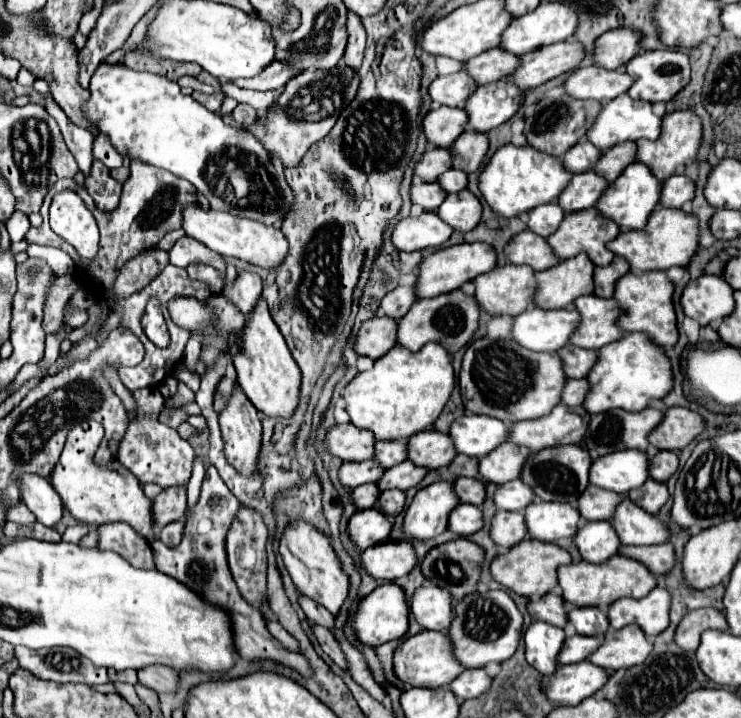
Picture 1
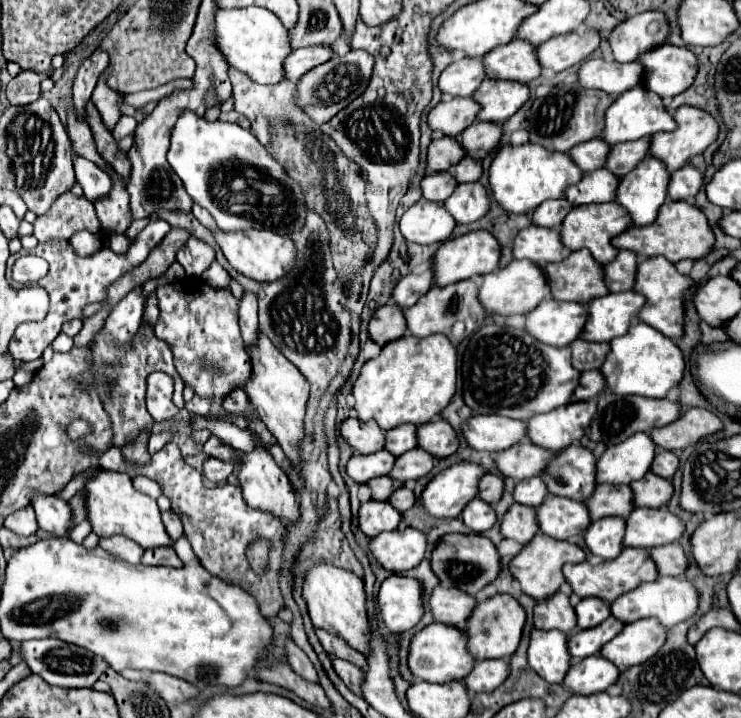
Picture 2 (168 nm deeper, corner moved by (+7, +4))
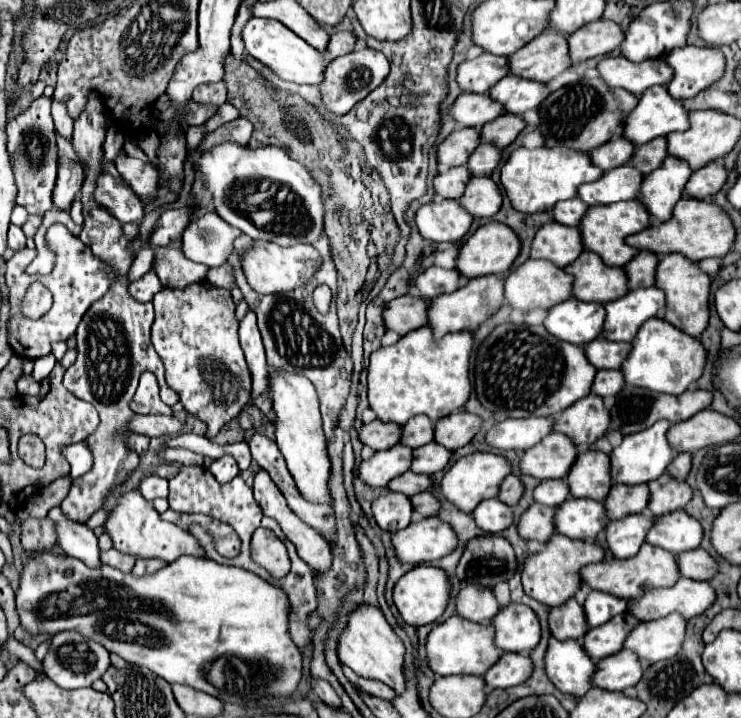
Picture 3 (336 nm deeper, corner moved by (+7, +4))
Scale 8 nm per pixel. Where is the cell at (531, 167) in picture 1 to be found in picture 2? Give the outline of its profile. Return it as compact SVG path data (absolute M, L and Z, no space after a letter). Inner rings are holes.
M505 144L497 150L491 162L489 188L491 188L493 198L505 212L525 214L525 212L533 212L541 202L549 198L561 198L563 190L579 182L581 176L583 172L571 160L569 154L549 152L537 144L523 144L523 146Z

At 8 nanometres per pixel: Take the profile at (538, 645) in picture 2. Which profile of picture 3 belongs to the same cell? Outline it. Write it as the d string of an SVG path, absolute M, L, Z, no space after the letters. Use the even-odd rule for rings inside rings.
M551 638L545 662L549 680L561 692L581 698L591 688L591 674L595 674L595 664L591 658L587 658L581 642L559 642Z

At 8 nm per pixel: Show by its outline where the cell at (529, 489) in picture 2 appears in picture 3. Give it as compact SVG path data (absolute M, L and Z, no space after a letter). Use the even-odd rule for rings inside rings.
M545 480L541 486L533 492L535 500L547 506L559 506L559 502L567 500L567 482L563 480Z

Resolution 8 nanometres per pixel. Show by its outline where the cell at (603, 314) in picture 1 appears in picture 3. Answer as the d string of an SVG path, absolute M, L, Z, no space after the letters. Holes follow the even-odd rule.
M639 288L631 290L623 298L605 304L607 320L603 328L603 338L617 342L631 342L639 326L657 316L665 308L665 294L659 288Z

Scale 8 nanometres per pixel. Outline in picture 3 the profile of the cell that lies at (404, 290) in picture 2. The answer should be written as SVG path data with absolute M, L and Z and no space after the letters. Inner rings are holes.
M431 266L415 278L413 292L431 300L439 294L455 292L459 286L461 286L461 276L457 270L445 270L439 266Z

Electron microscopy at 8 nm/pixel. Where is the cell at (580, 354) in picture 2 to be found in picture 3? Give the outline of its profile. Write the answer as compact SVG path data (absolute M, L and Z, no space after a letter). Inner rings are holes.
M597 338L585 346L585 354L597 370L619 368L629 352L631 352L629 342L607 342L605 338Z

